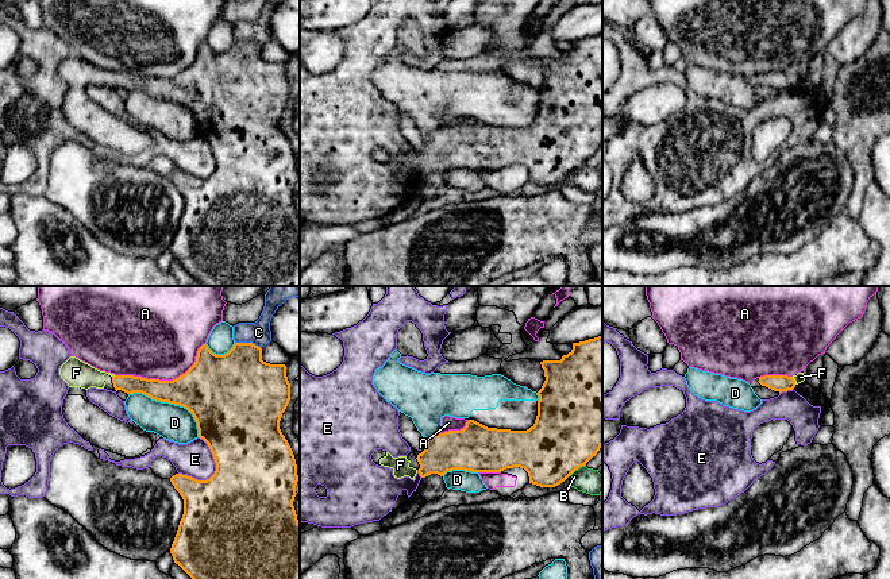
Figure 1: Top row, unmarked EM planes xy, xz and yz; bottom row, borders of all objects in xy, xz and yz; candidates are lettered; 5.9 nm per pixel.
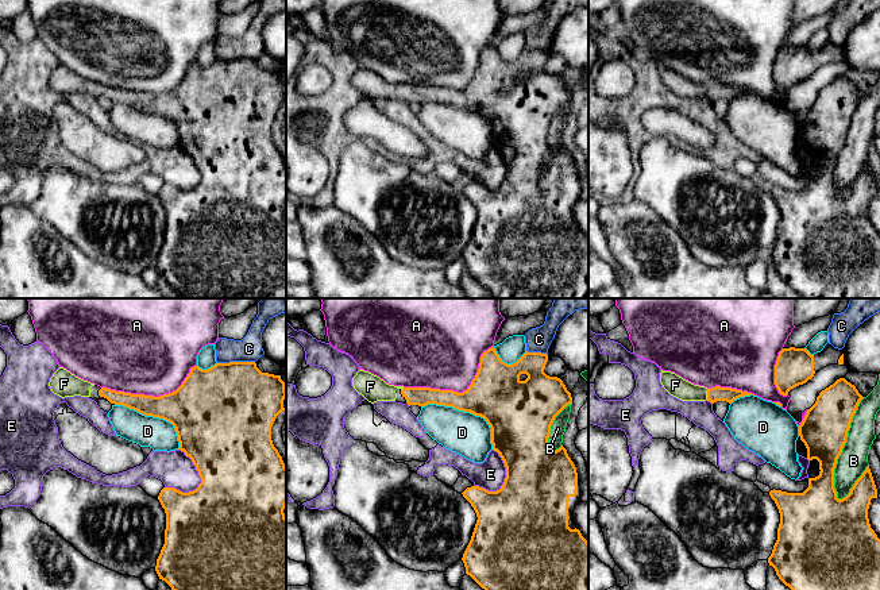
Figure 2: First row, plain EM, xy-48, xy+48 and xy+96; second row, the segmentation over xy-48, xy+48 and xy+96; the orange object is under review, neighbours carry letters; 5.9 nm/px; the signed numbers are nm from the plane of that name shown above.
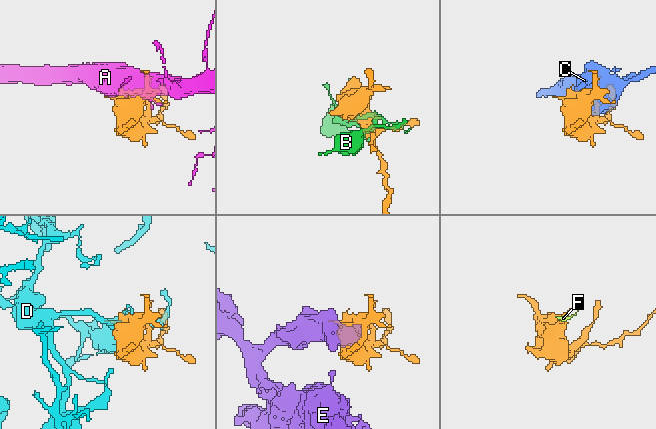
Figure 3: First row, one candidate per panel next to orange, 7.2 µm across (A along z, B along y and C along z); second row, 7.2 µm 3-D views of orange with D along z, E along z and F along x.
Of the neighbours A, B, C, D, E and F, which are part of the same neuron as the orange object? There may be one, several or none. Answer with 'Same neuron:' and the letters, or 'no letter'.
Same neuron: F

